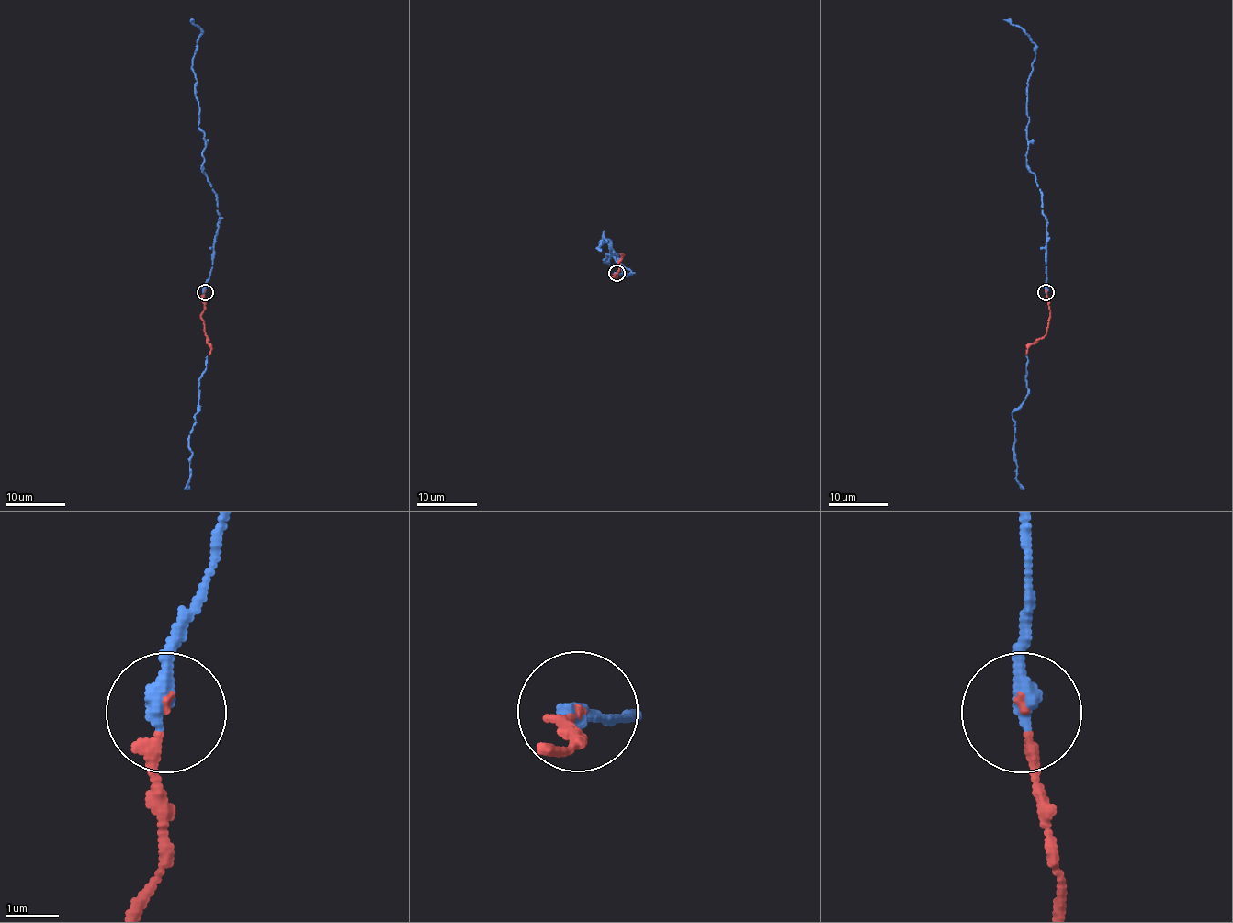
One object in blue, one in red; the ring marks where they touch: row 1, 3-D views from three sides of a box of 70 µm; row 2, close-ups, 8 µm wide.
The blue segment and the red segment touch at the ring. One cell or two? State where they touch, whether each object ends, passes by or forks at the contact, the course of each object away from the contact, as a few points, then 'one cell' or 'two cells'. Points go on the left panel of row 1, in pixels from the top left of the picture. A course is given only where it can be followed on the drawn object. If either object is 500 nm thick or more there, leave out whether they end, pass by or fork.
at (205, 292); blue ends there; red ends there; blue runs (205, 292), (219, 217), (217, 194), (204, 173), (205, 140), (197, 126), (191, 70), (200, 30), (193, 20); red runs (205, 292), (202, 311), (204, 330), (211, 348), (209, 354); one cell

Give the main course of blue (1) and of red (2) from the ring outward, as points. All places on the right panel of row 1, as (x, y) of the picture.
1: (1046, 292), (1046, 217), (1026, 163), (1026, 89), (1035, 44), (1003, 20)
2: (1046, 292), (1050, 311), (1047, 330), (1028, 348), (1026, 354)

